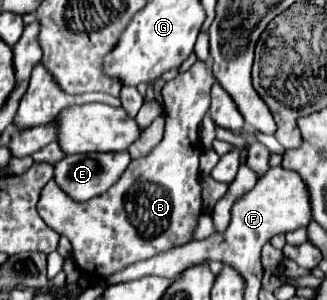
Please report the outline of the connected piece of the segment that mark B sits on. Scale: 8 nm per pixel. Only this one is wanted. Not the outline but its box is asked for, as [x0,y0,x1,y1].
[38,60,216,278]

